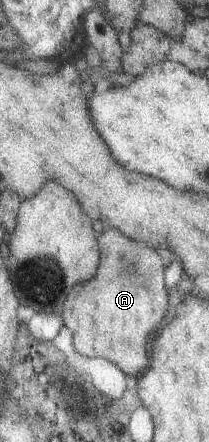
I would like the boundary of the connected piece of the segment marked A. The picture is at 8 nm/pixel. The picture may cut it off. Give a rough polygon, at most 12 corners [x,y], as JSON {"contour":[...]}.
{"contour":[[106,228],[62,312],[73,349],[138,377],[162,260]]}

